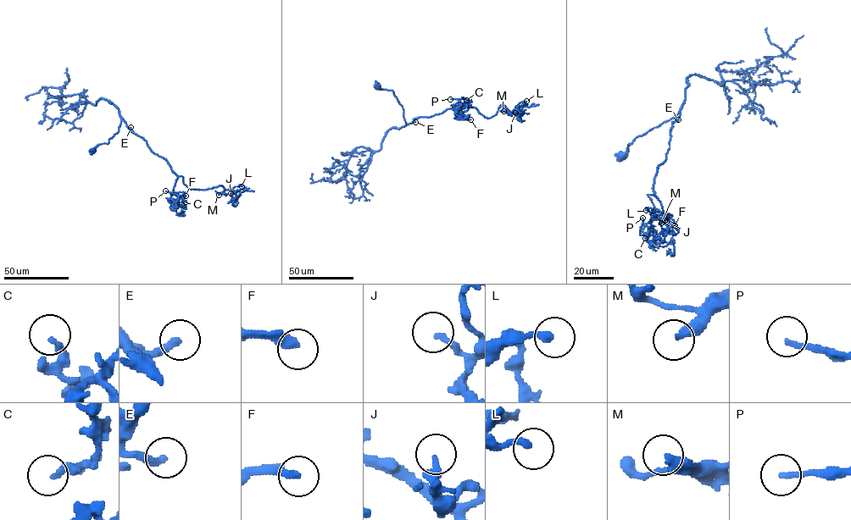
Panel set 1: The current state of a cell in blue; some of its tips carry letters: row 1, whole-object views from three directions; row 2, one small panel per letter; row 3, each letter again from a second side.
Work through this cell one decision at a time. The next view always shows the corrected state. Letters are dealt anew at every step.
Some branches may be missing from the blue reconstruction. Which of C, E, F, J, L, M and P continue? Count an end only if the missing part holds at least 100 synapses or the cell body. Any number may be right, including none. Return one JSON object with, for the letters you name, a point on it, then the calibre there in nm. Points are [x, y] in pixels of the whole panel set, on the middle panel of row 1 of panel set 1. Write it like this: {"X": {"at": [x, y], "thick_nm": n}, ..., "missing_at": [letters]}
{"F": {"at": [470, 119], "thick_nm": 320}, "M": {"at": [503, 111], "thick_nm": 360}, "P": {"at": [450, 99], "thick_nm": 180}, "missing_at": ["F", "M", "P"]}

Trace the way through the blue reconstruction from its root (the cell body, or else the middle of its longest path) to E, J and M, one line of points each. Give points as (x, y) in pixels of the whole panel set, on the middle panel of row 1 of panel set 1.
E: (376, 85), (393, 91), (402, 106), (407, 124), (415, 122)
J: (376, 85), (393, 91), (407, 124), (466, 102), (488, 118), (503, 105), (515, 113)
M: (376, 85), (393, 91), (407, 124), (466, 102), (488, 118), (503, 105), (509, 113), (503, 111)

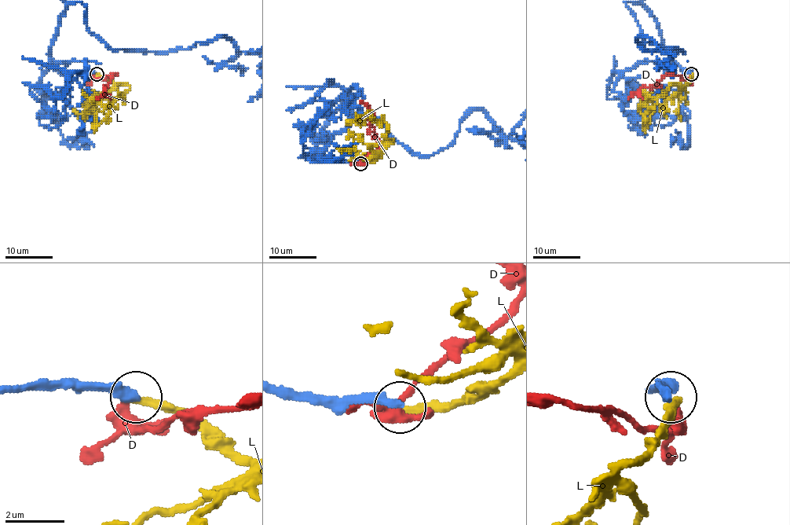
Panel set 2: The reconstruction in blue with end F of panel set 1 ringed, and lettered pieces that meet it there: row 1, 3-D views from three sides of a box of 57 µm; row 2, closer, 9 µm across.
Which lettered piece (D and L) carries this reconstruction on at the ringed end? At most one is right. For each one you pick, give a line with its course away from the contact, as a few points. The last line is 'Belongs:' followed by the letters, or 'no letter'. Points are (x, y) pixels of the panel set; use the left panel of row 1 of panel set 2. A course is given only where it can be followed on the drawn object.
L: course (96, 75), (129, 86), (94, 127), (96, 110)
Belongs: L

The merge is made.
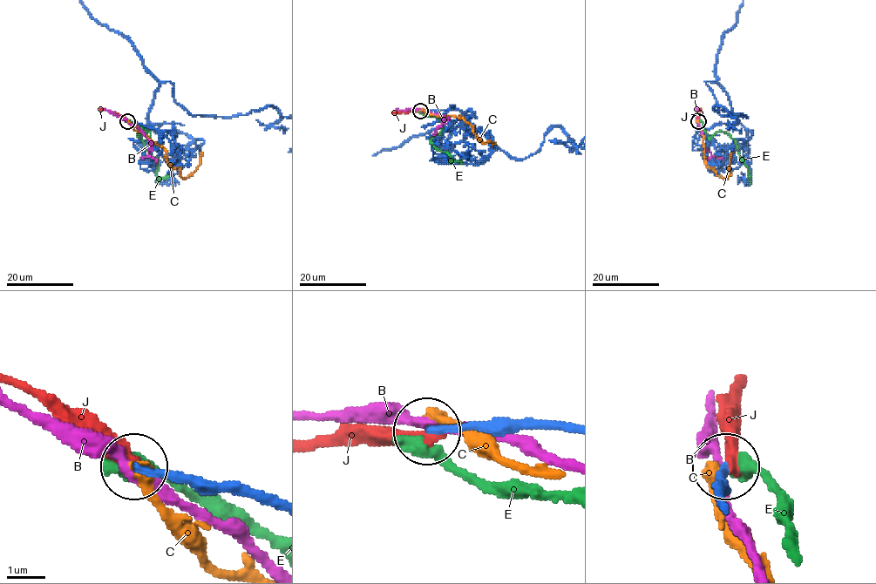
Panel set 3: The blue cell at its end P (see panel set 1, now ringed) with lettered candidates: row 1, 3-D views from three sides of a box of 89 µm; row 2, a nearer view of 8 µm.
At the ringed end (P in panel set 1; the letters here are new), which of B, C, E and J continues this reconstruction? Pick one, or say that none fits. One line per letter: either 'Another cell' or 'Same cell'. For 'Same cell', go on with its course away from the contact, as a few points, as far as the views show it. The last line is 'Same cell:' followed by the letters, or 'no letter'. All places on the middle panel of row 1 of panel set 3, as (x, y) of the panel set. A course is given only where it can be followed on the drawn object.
B: Another cell
C: Another cell
E: Another cell
J: Another cell
Same cell: no letter

